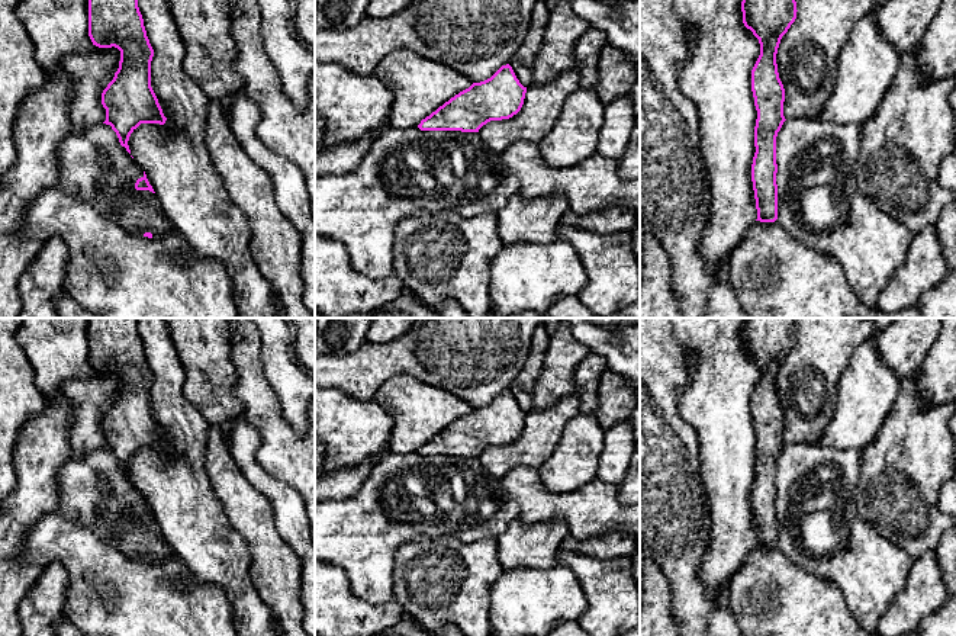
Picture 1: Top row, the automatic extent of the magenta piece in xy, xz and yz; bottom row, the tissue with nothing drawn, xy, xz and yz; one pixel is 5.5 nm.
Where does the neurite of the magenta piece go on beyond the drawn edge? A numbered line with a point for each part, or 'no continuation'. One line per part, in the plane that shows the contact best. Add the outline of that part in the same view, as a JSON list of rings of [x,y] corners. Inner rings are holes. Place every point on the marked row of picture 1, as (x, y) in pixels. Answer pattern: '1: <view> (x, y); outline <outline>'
no continuation

